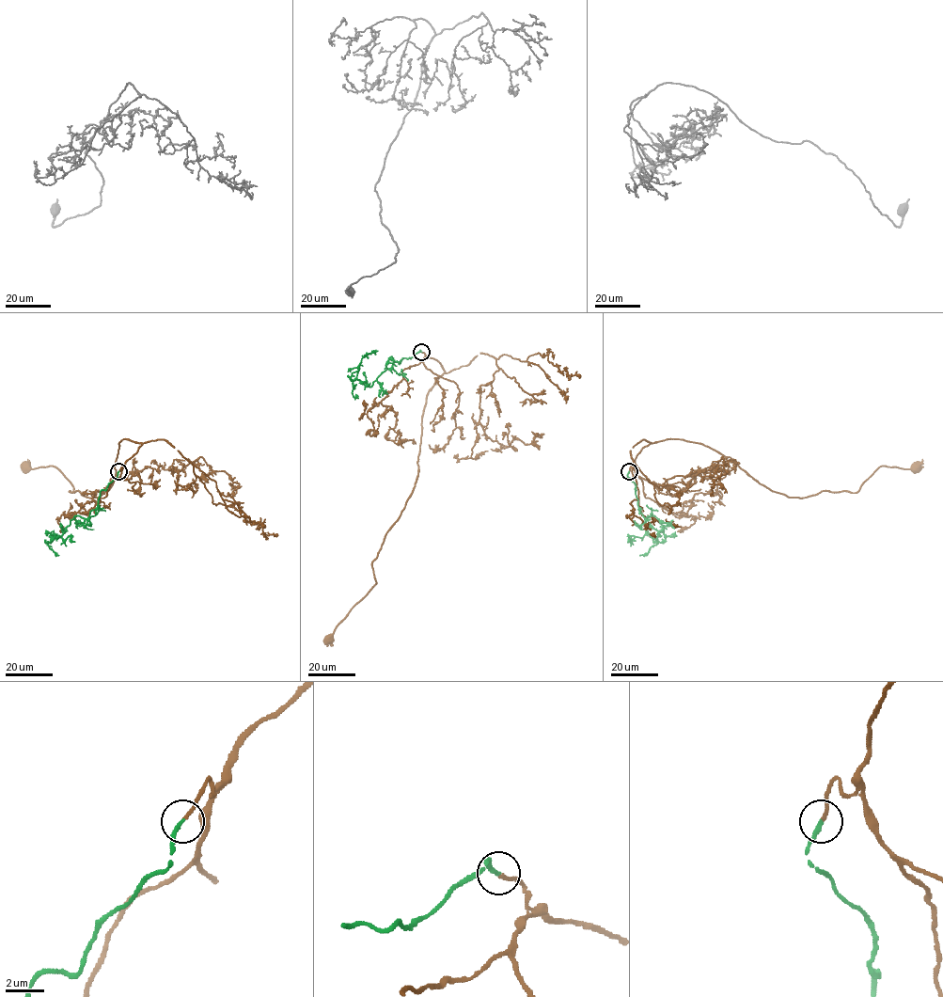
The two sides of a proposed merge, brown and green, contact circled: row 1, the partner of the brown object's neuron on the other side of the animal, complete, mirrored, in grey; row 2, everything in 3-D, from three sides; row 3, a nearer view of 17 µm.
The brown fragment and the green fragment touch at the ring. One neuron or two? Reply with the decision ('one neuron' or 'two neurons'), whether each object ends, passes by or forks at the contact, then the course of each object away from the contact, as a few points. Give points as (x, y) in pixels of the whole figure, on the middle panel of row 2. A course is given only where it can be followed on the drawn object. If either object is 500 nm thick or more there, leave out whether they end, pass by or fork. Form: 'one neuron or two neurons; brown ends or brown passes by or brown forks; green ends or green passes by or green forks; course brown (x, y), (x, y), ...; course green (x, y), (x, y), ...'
one neuron; brown ends; green ends; course brown (421, 352), (435, 358), (445, 371), (426, 398), (417, 477), (405, 508), (372, 561), (376, 583), (328, 640); course green (421, 352), (393, 363), (369, 387), (356, 378), (357, 368), (367, 354), (377, 351)

